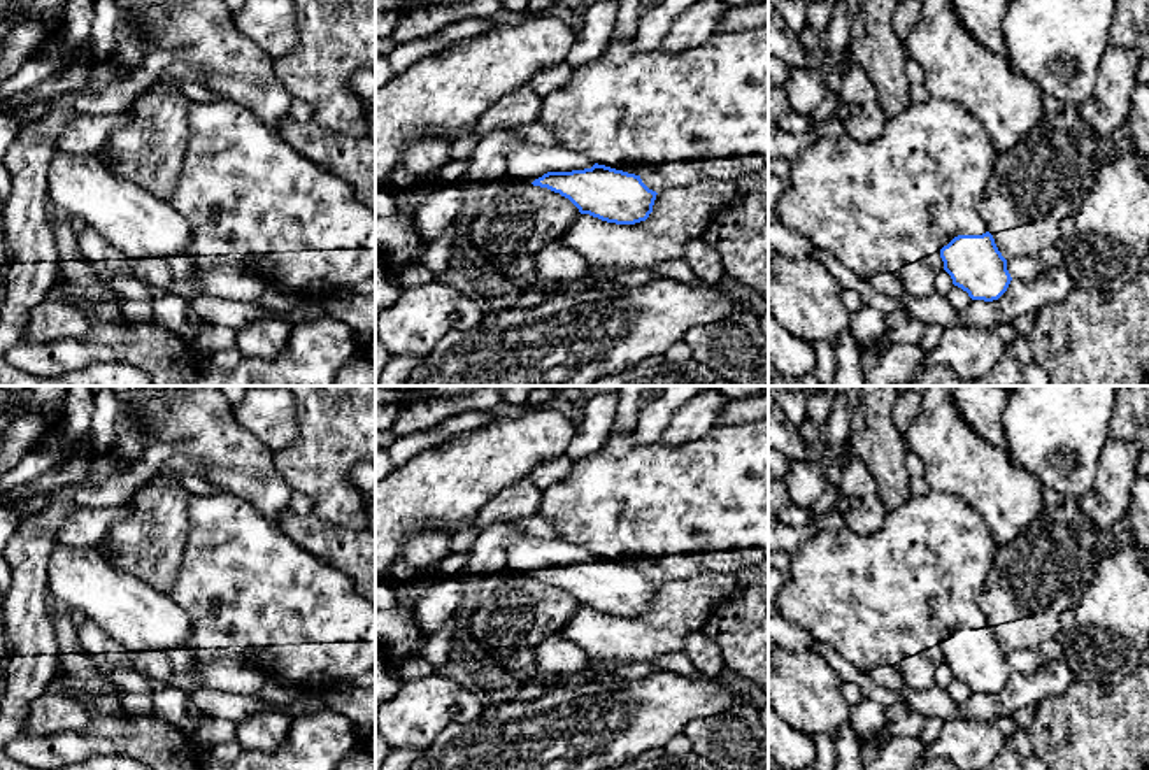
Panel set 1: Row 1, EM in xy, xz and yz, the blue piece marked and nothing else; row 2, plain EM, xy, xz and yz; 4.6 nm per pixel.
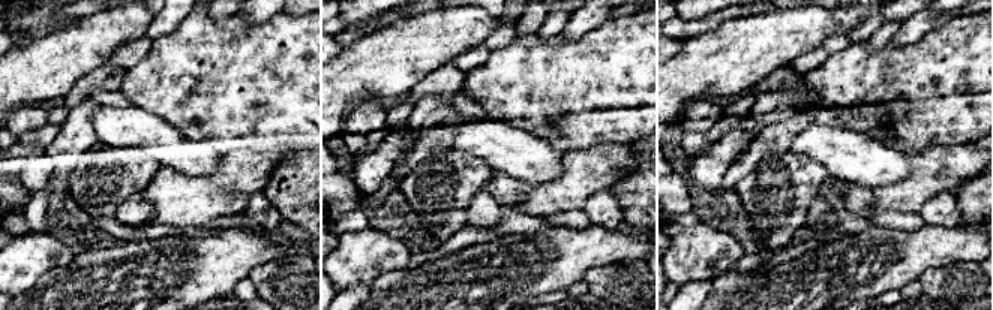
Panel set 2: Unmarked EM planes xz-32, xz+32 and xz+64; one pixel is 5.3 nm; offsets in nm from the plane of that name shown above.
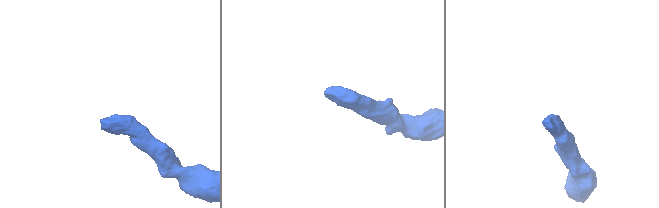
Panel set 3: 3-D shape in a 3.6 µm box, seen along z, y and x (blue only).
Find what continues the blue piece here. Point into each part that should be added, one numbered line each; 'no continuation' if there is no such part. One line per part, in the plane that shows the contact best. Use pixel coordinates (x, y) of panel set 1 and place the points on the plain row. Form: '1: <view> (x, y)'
1: xz (527, 553)

